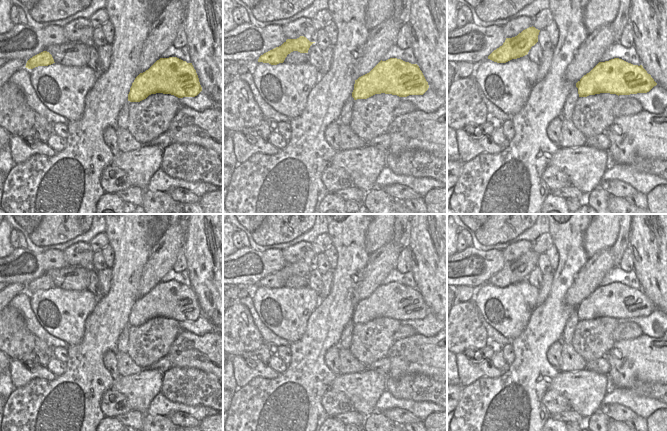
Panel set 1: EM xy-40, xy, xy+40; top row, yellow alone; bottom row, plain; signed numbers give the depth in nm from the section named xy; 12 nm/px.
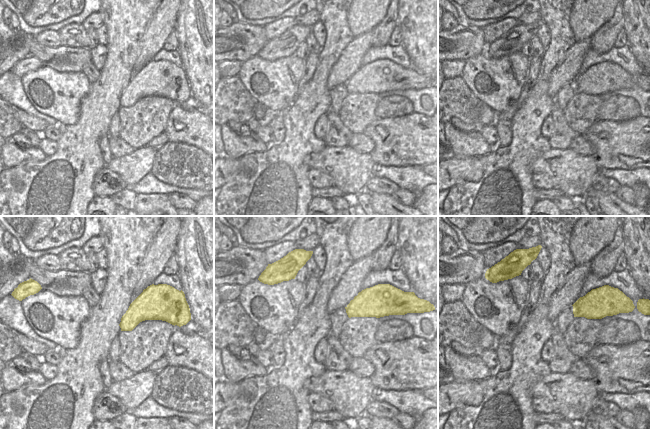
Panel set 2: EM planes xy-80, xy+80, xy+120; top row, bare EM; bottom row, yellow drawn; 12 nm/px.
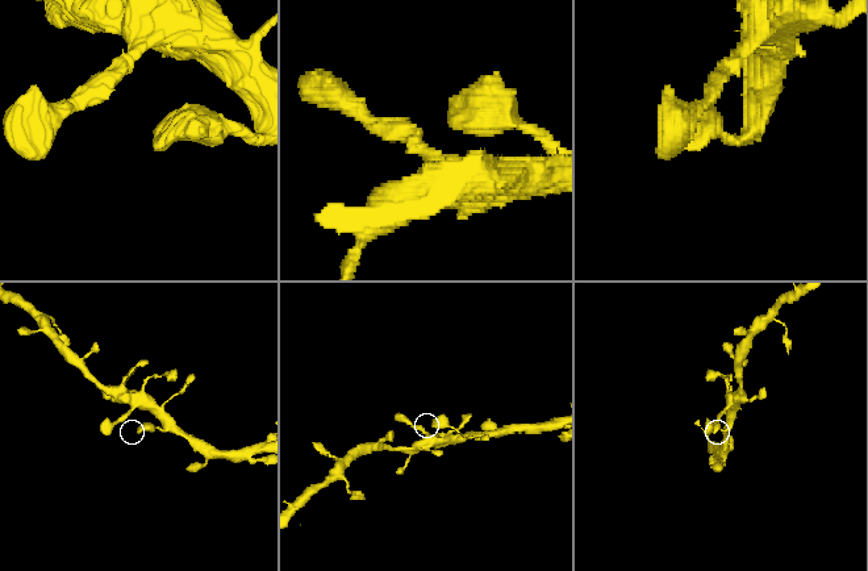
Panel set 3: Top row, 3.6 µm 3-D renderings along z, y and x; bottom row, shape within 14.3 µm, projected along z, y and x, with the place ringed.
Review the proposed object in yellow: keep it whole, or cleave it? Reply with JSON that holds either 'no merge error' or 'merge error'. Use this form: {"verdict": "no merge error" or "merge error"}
{"verdict": "no merge error"}

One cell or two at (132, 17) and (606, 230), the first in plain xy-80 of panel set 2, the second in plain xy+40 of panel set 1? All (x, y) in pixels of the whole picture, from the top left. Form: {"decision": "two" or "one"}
{"decision": "two"}

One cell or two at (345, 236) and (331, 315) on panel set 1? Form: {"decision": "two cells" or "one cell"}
{"decision": "one cell"}

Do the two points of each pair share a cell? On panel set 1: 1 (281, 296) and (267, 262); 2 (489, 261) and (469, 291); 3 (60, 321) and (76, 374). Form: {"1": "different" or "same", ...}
{"1": "different", "2": "different", "3": "different"}

